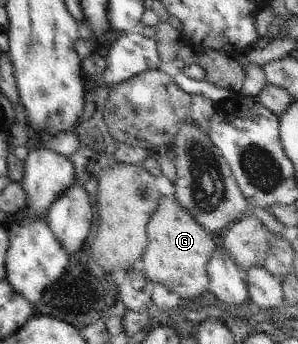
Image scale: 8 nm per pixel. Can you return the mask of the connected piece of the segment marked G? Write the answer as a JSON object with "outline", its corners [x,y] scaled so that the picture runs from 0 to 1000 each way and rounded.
{"outline":[[[540,567],[534,596],[493,654],[493,718],[477,741],[487,799],[513,823],[540,823],[570,846],[604,855],[638,890],[634,872],[671,863],[701,834],[695,765],[728,724],[735,695],[695,677],[614,602],[601,602],[587,567]]]}

